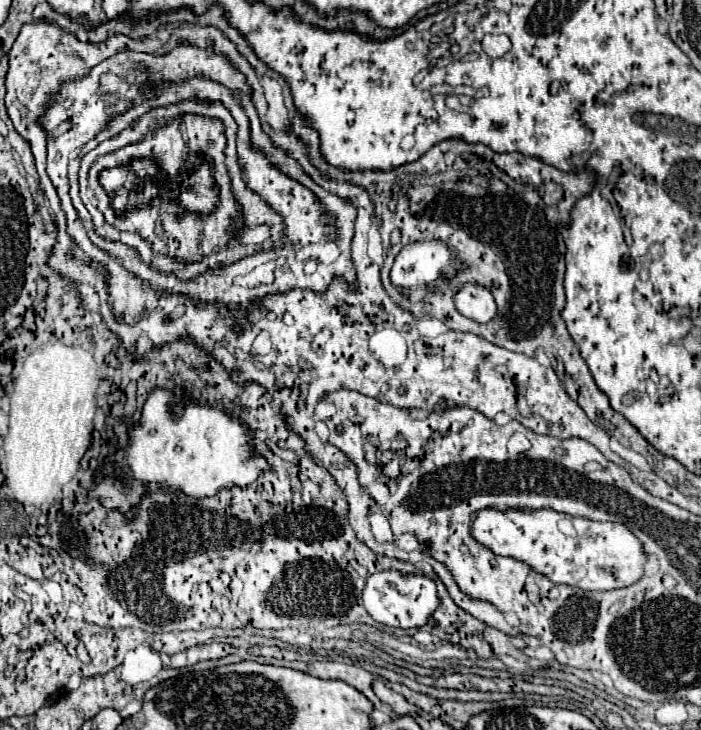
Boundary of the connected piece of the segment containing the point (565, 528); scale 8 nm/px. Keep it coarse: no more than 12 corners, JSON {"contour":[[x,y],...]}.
{"contour":[[549,508],[477,510],[497,556],[581,590],[623,588],[647,556],[623,524]]}

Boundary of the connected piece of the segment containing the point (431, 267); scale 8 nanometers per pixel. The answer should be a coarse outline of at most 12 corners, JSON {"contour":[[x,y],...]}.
{"contour":[[415,242],[391,282],[411,296],[457,266],[443,242]]}

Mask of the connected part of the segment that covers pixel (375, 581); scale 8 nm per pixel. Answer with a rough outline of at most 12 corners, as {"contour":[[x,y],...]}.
{"contour":[[377,572],[363,604],[391,628],[423,626],[437,608],[425,576]]}

